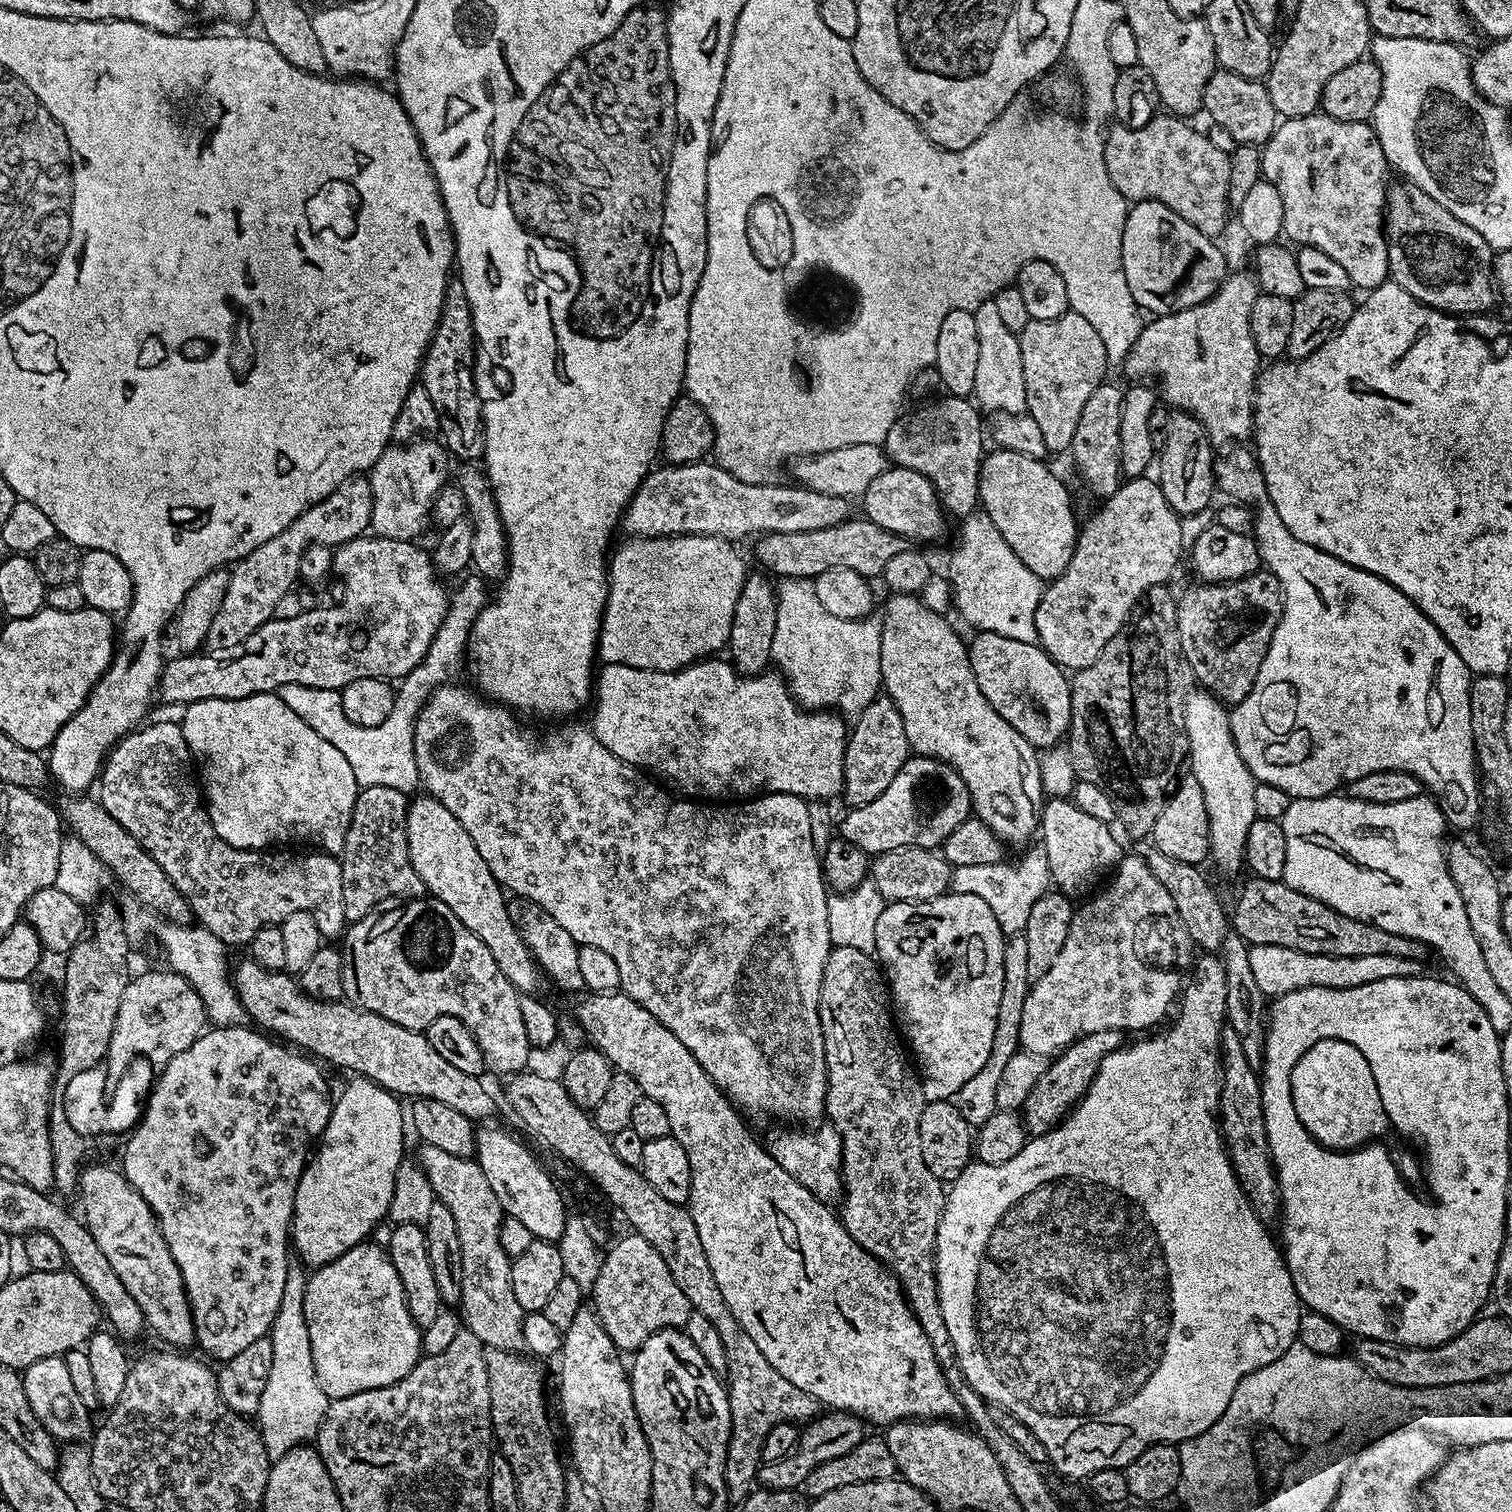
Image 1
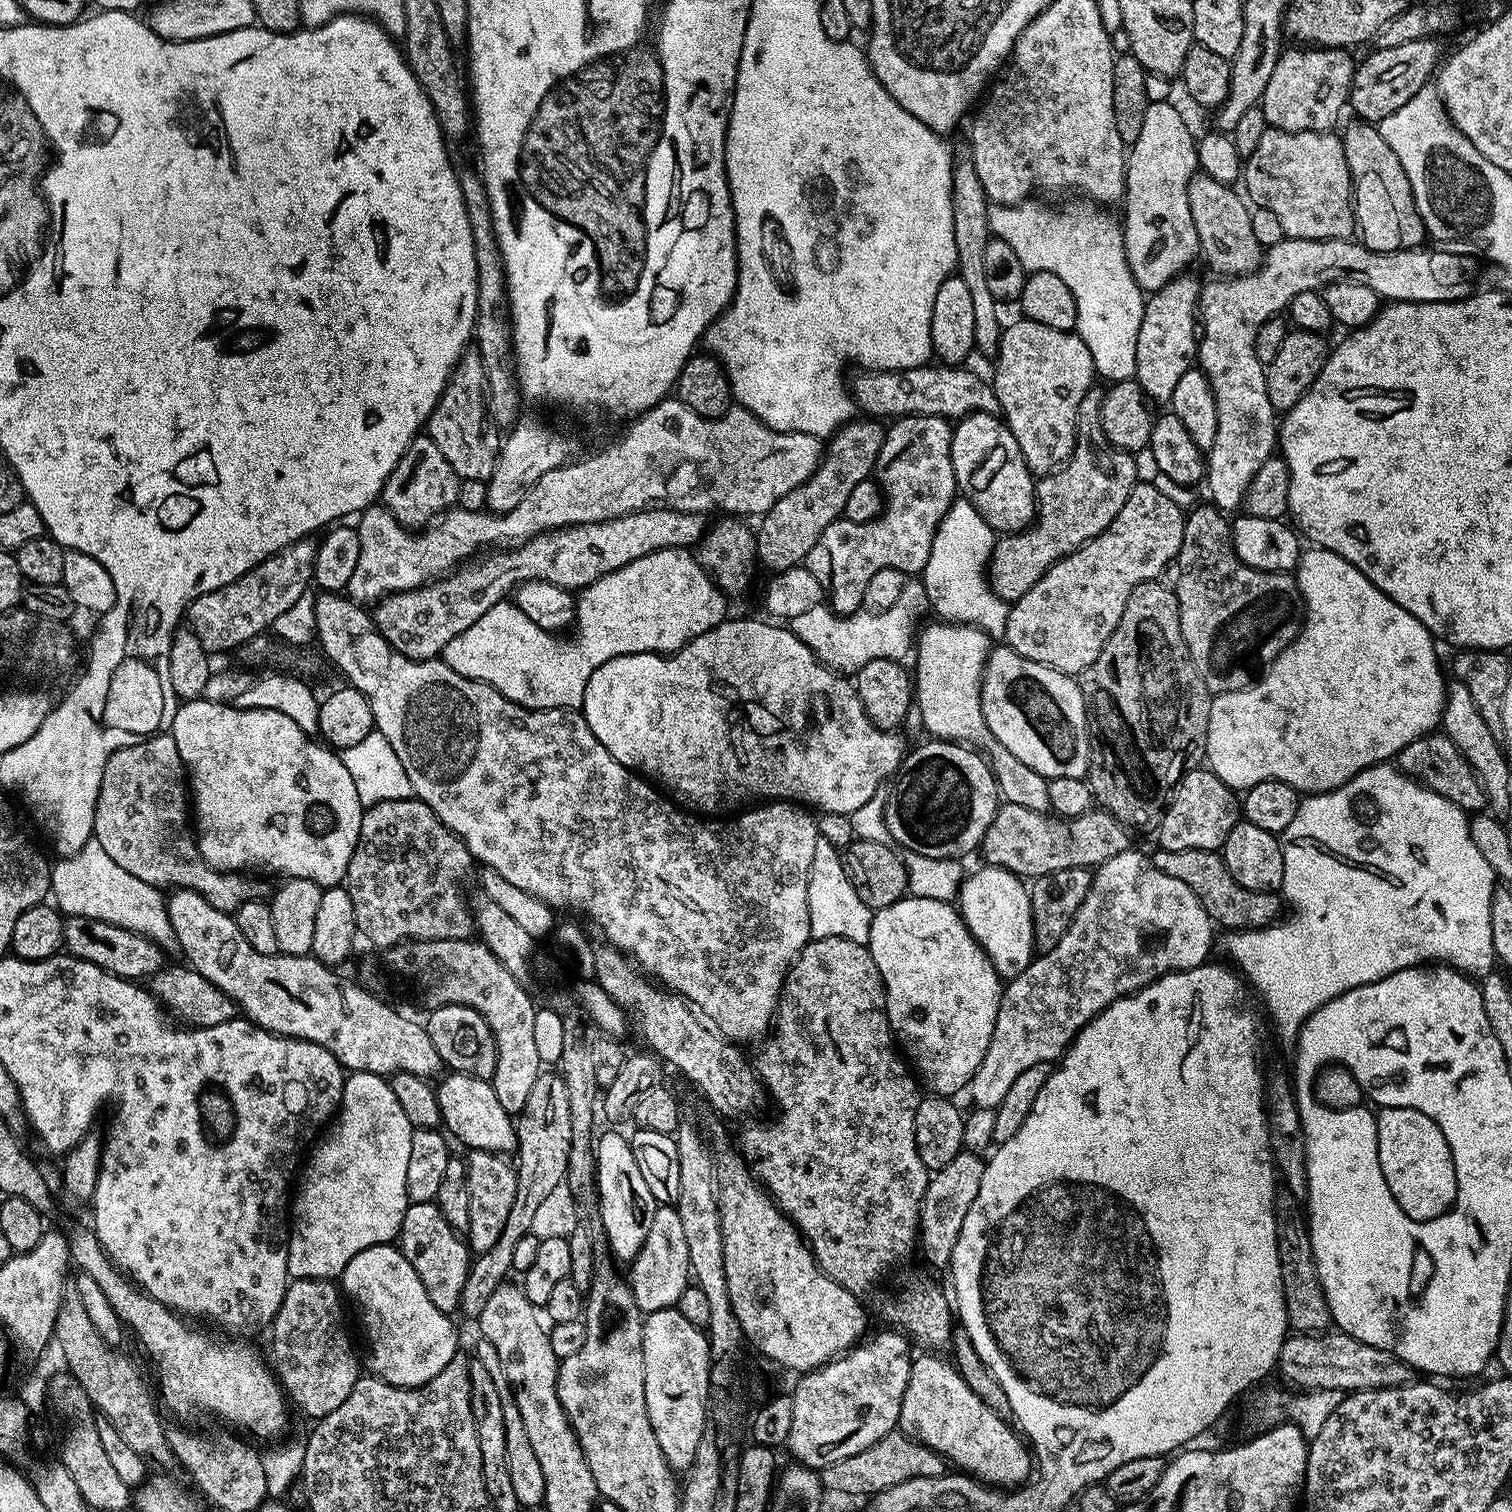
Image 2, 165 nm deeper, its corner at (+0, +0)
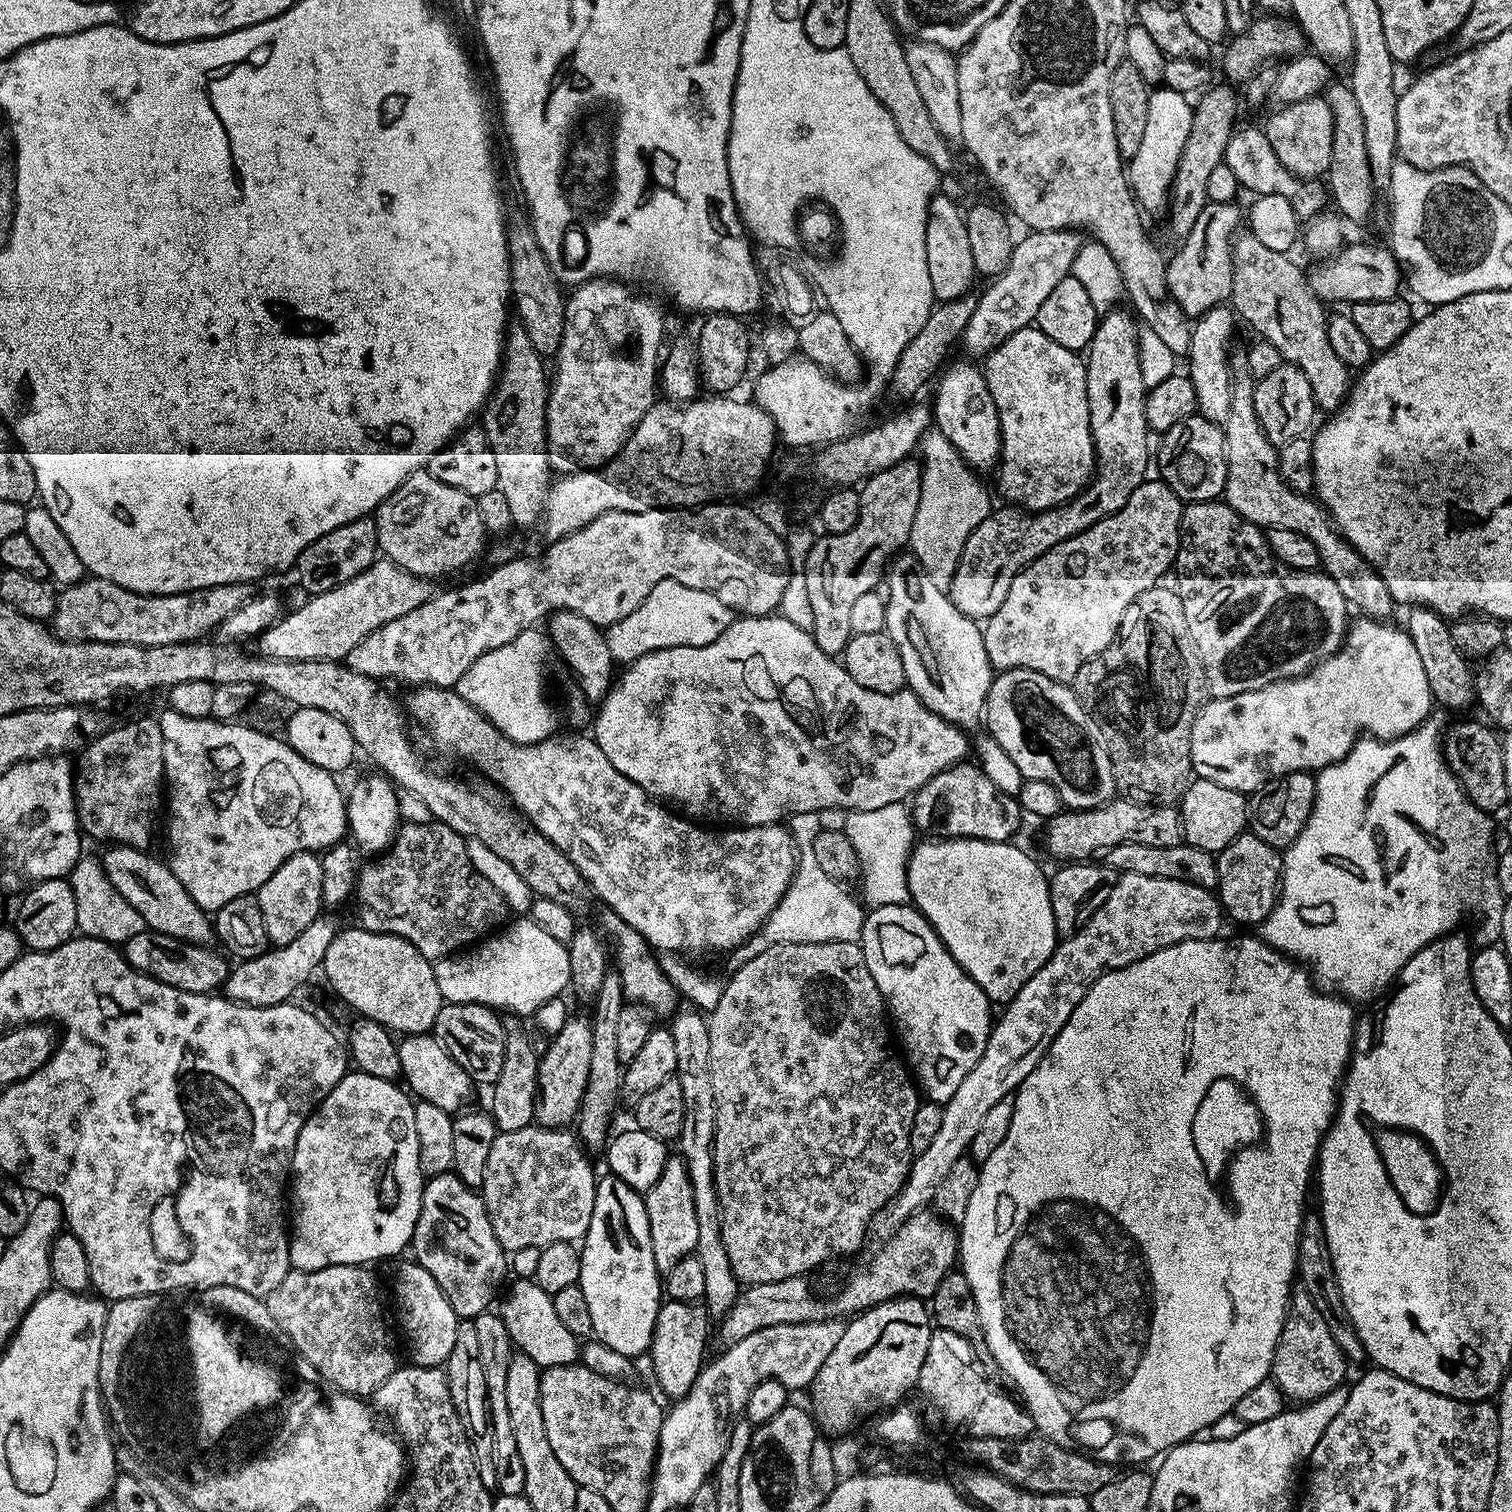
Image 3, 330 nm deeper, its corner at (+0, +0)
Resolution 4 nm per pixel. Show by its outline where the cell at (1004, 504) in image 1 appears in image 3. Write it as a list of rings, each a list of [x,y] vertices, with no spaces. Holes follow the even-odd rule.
[[[967,359],[955,360],[939,373],[938,383],[935,385],[936,404],[934,403],[932,408],[934,424],[950,442],[950,446],[958,450],[958,454],[969,468],[980,474],[988,471],[991,473],[1000,463],[998,410],[994,406],[994,398],[990,398],[983,371],[977,365],[975,368],[974,365],[967,364],[972,363]]]

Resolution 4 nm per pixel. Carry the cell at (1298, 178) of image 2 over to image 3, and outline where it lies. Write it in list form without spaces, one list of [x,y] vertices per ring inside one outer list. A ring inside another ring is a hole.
[[[1237,127],[1233,131],[1230,142],[1226,142],[1224,164],[1230,166],[1237,185],[1241,189],[1249,188],[1256,196],[1278,194],[1279,197],[1286,198],[1301,221],[1311,221],[1325,211],[1325,185],[1315,180],[1303,180],[1290,170],[1286,170],[1286,166],[1282,166],[1282,162],[1278,162],[1278,154],[1274,154],[1274,146],[1270,146],[1270,138],[1266,138],[1263,127]]]

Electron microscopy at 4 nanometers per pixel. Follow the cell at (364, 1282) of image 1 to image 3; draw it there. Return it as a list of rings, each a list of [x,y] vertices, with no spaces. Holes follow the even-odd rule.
[[[409,1262],[397,1270],[392,1288],[396,1291],[396,1312],[400,1315],[400,1328],[408,1339],[411,1363],[427,1368],[447,1365],[450,1350],[454,1350],[458,1317],[454,1314],[454,1306],[446,1302],[442,1286],[434,1282],[434,1274],[430,1274],[430,1270],[426,1270],[420,1264]]]

